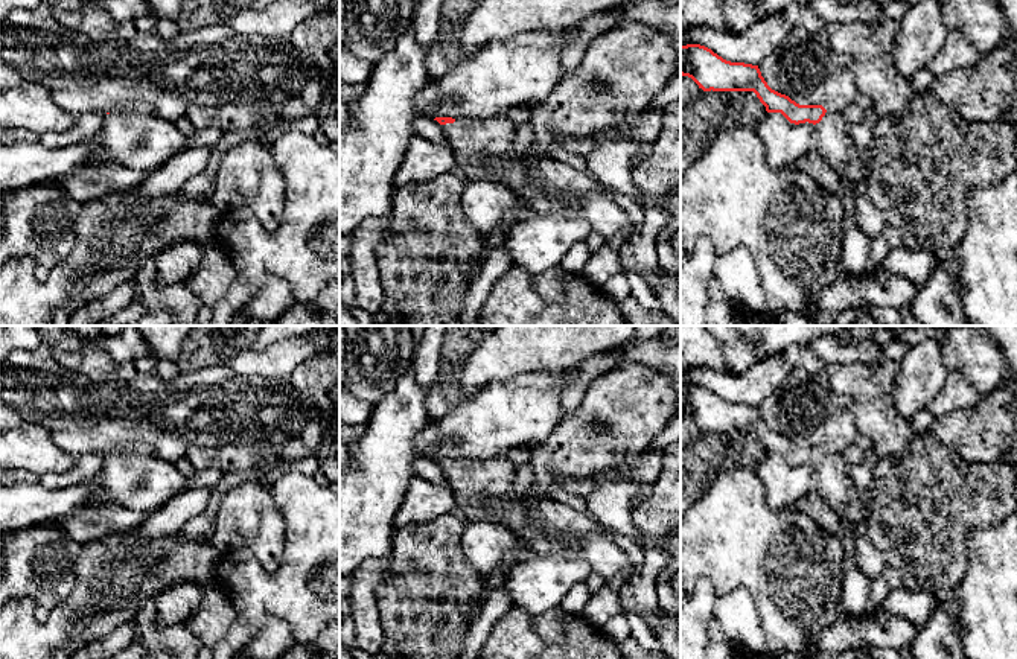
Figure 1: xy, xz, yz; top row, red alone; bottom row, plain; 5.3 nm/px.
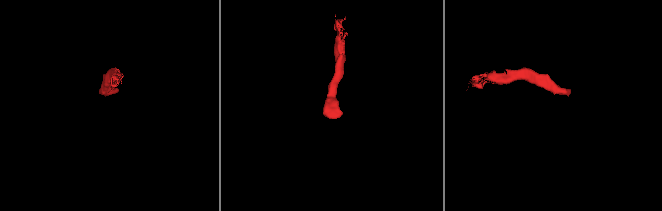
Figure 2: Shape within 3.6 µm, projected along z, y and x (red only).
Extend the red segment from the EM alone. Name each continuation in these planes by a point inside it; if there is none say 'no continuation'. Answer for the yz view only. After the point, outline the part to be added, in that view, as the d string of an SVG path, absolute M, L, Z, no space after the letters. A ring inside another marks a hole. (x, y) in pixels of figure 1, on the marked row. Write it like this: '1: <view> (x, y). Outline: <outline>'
1: yz (850, 148). Outline: M827 111L813 126L813 149L837 170L840 178L866 187L877 152L875 134L869 122L850 123L840 113Z

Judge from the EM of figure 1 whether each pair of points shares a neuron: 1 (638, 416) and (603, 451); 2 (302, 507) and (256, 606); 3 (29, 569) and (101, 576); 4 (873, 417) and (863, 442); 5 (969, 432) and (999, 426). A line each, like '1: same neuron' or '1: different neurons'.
1: same neuron
2: same neuron
3: different neurons
4: different neurons
5: same neuron

